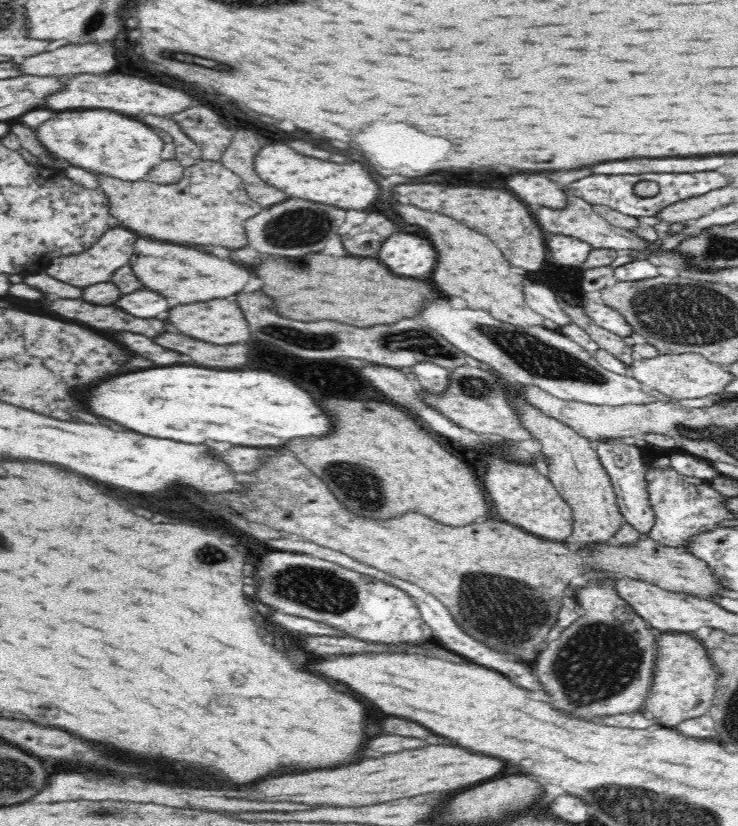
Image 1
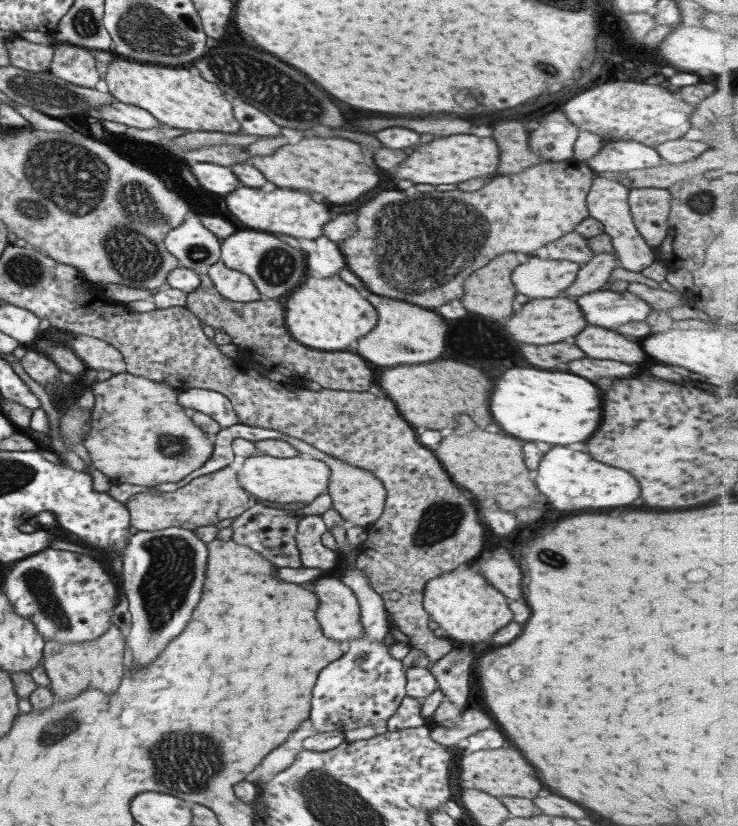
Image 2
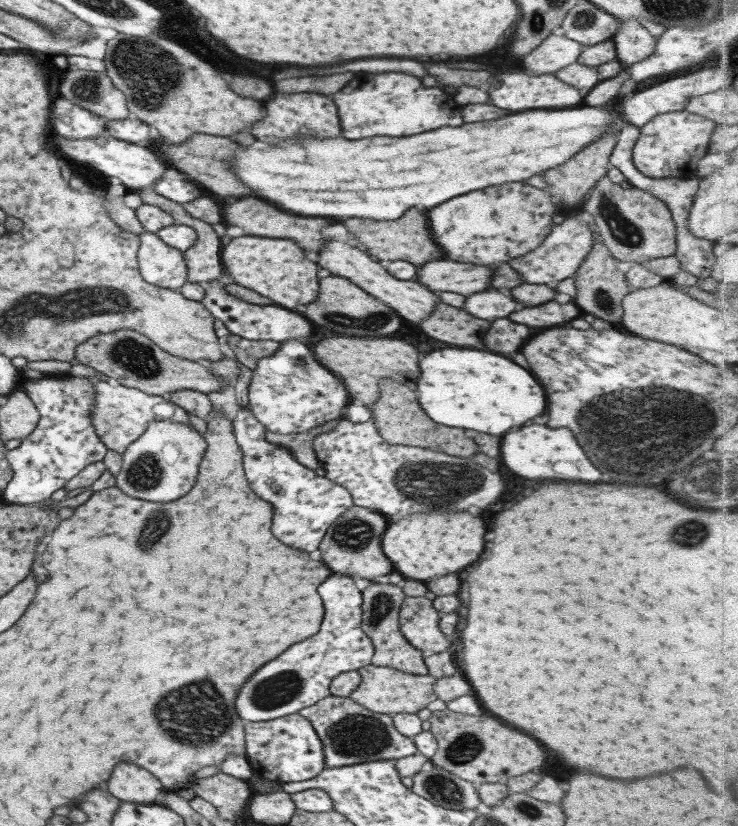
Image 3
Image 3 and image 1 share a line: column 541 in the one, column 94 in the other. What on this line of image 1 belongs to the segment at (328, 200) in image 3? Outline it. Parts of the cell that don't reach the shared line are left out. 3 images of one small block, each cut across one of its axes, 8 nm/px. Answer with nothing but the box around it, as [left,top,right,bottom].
[36,110,162,180]

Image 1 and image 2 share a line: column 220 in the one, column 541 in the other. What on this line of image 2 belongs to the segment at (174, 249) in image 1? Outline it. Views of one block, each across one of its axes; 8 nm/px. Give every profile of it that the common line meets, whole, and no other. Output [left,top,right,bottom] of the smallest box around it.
[511,256,580,298]

